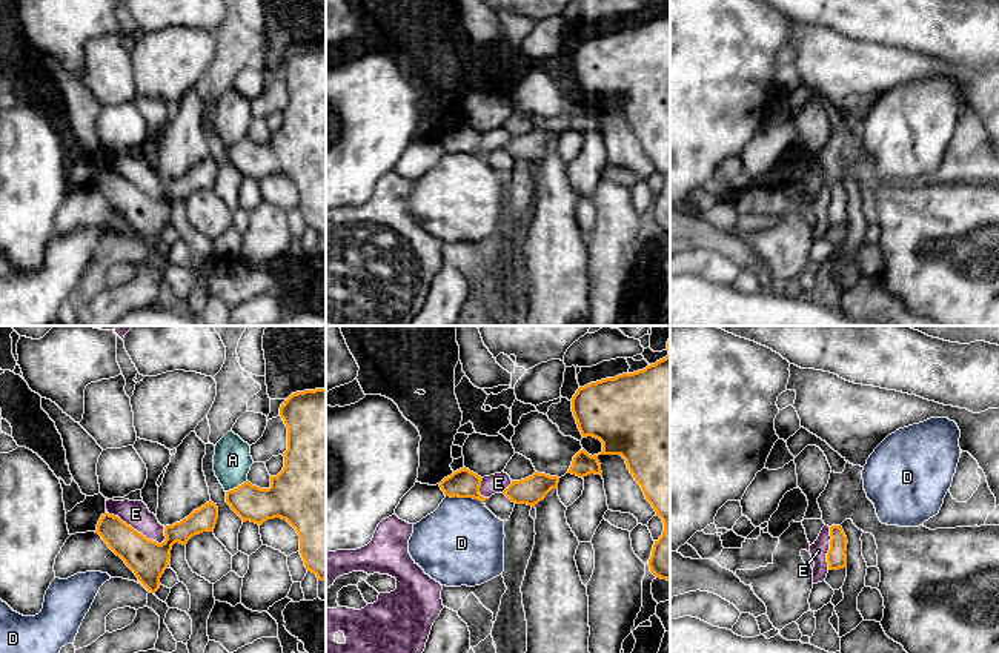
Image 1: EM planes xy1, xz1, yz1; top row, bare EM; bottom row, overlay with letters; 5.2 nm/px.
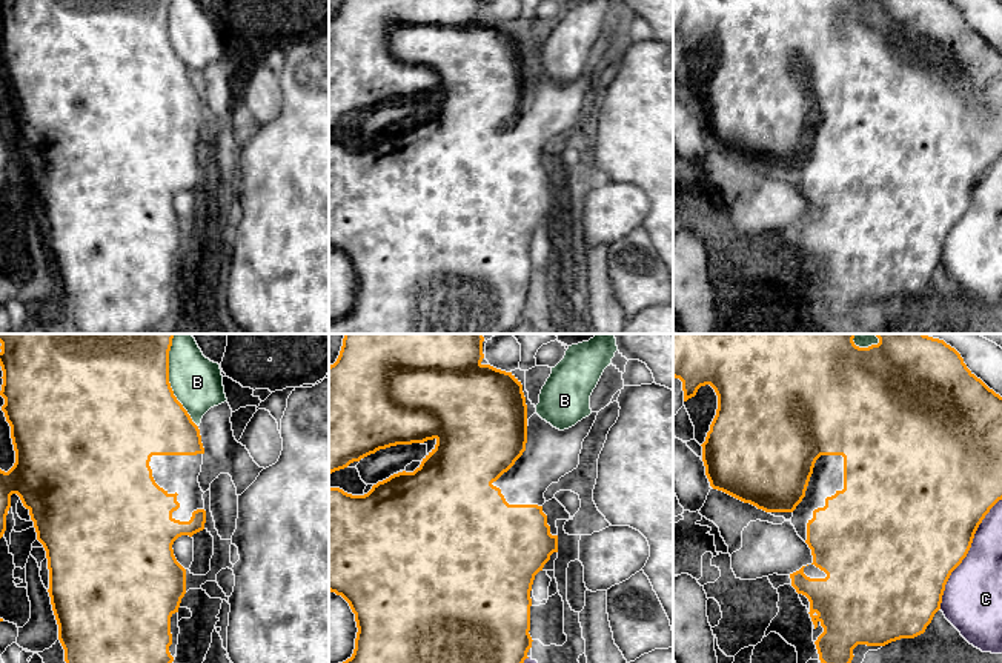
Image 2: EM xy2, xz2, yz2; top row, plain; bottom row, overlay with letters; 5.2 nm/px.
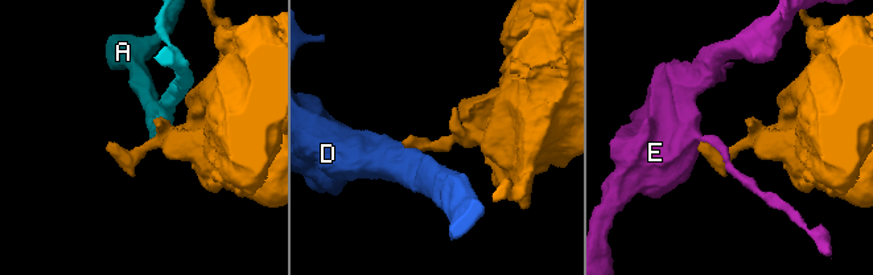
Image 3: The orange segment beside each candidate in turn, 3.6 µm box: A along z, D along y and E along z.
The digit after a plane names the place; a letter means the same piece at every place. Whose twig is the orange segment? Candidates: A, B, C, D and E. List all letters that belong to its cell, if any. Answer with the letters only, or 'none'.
none

